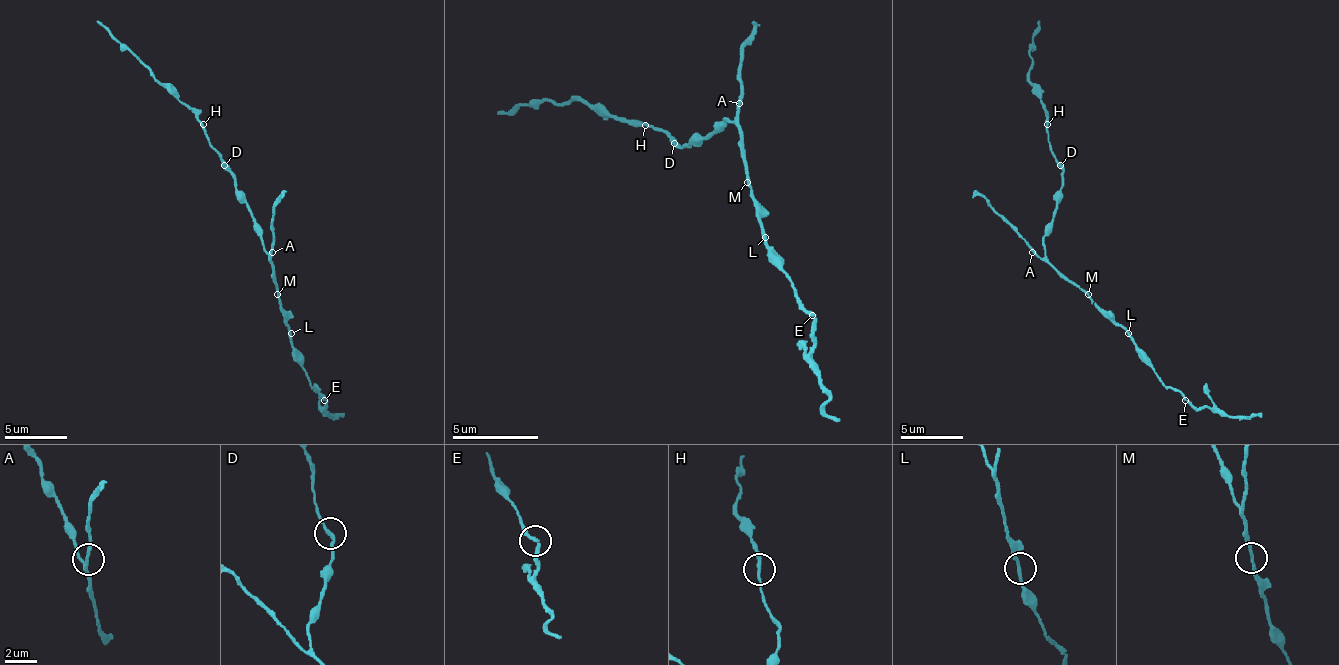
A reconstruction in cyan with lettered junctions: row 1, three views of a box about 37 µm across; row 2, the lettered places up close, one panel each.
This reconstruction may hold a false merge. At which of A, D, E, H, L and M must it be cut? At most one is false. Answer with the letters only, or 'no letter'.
no letter

